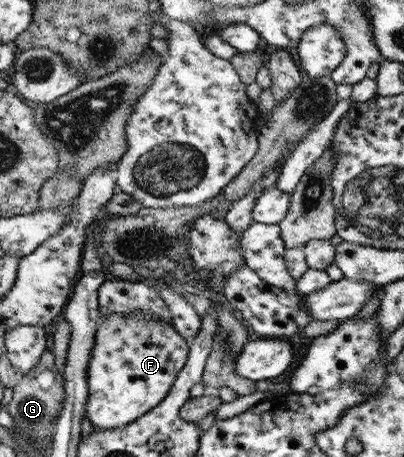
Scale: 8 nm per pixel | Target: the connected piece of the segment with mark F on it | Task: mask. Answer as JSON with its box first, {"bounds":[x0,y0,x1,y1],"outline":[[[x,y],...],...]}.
{"bounds":[84,310,189,429],"outline":[[[139,310],[129,314],[98,314],[97,321],[94,344],[86,367],[88,396],[84,415],[92,429],[117,429],[141,417],[165,397],[175,376],[186,364],[189,342],[174,330],[171,323],[161,322],[159,318],[151,314],[147,316],[147,312]]]}

